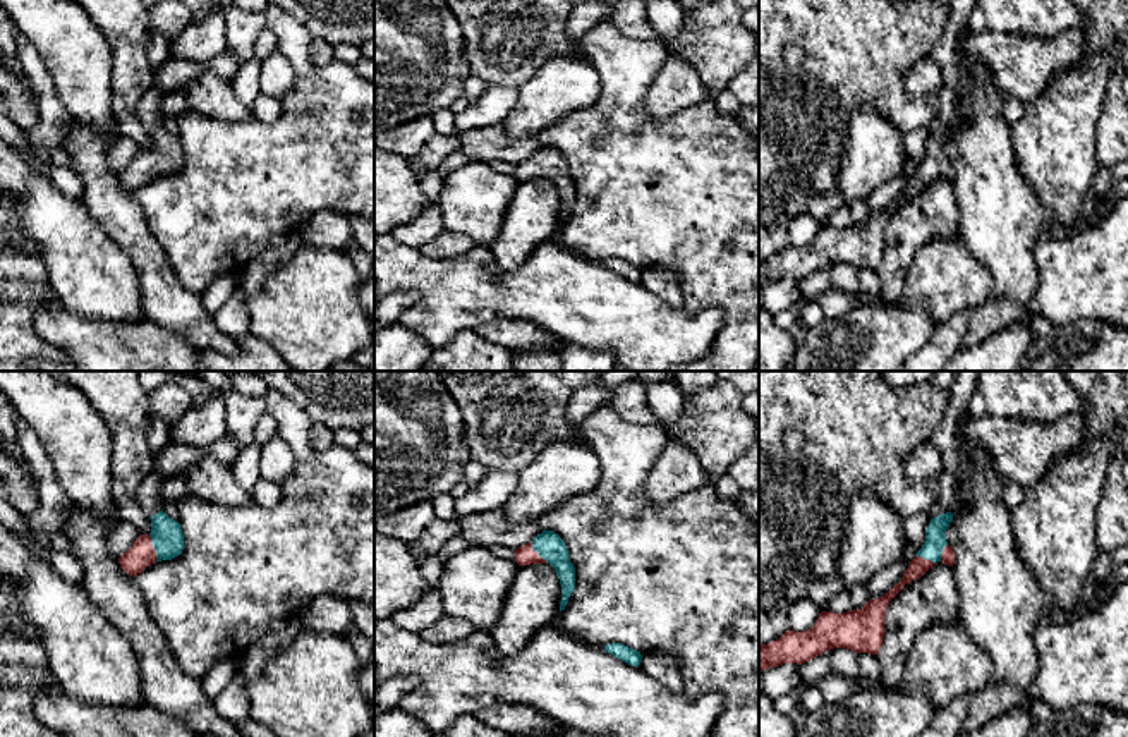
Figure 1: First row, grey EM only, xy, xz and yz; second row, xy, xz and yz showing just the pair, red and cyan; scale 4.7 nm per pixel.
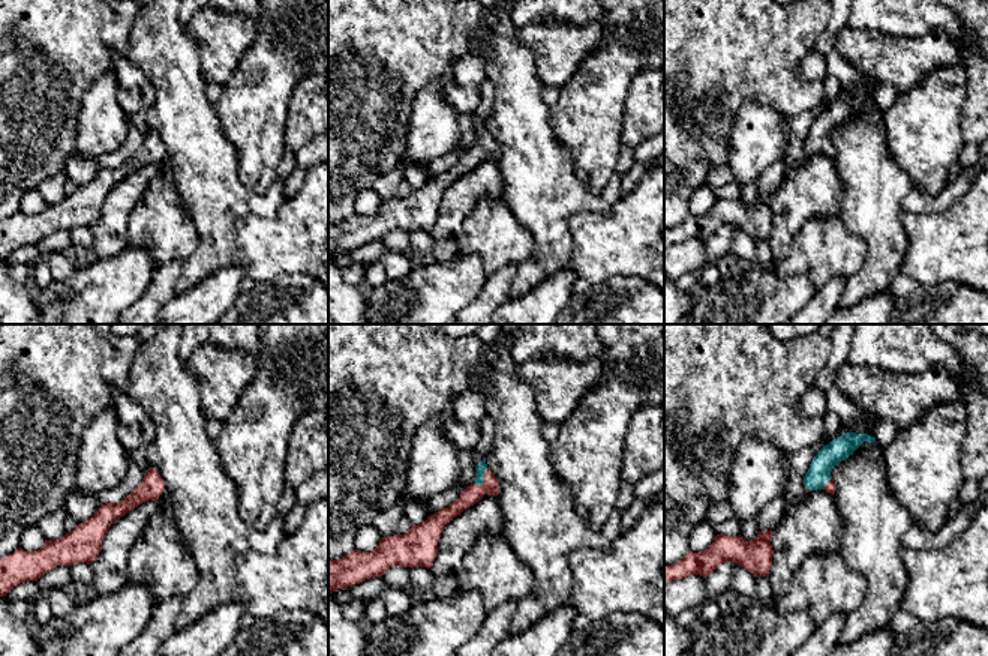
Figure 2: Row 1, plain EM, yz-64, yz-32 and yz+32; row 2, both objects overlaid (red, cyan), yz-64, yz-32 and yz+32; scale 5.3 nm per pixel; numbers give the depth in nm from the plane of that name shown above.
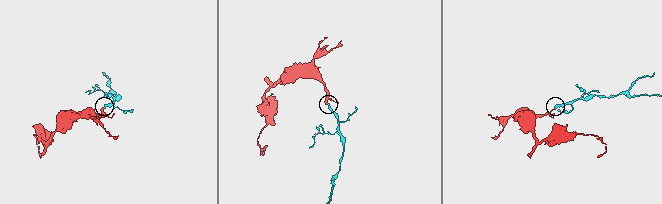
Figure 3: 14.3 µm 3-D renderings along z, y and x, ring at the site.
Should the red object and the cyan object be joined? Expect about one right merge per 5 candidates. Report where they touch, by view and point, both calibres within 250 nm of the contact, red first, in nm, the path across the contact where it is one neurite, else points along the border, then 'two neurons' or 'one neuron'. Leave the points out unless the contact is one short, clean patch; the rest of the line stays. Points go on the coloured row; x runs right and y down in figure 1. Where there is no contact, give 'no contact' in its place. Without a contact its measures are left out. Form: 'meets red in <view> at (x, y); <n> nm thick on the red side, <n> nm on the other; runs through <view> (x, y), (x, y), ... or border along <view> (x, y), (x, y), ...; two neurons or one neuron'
meets red in xy at (153, 548); 120 nm thick on the red side, 150 nm on the other; runs through xy (141, 554), (153, 548), (167, 538); one neuron

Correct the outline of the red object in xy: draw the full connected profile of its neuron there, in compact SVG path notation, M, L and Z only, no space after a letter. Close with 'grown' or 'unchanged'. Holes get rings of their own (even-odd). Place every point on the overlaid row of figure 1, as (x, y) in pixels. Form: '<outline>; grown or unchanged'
M163 510L151 517L151 533L141 534L132 546L118 558L120 567L132 577L148 565L172 560L184 550L180 524Z; grown

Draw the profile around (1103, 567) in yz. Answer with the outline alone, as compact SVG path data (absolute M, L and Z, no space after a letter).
M1099 551L1092 569L1090 576L1102 584L1114 570L1113 553L1109 551Z

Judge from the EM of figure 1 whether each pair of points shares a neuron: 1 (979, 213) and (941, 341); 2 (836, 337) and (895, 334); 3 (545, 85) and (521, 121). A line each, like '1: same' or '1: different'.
1: different
2: same
3: same

